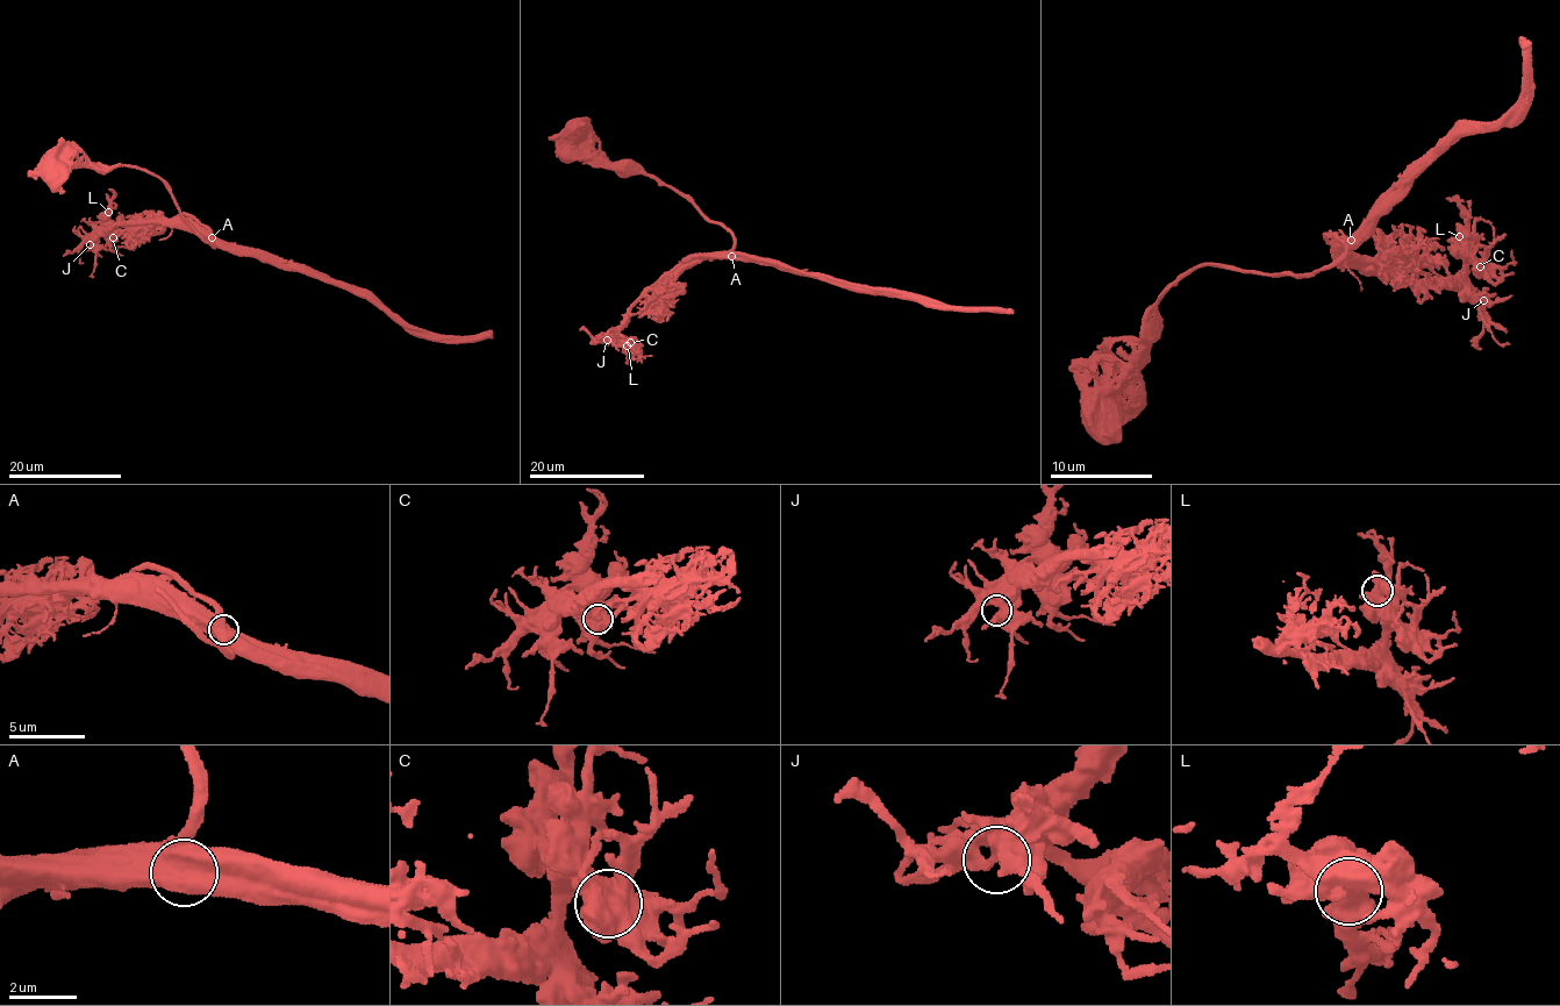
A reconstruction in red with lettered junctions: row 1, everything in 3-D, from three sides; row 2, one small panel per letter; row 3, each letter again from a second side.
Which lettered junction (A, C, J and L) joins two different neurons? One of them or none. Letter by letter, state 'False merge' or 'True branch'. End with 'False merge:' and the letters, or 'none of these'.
A: False merge
C: True branch
J: True branch
L: True branch
False merge: A

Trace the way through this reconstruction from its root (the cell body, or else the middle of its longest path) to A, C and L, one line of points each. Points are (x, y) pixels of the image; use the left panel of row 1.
A: (54, 173), (57, 176), (86, 165), (98, 170), (136, 166), (160, 179), (185, 220), (212, 247), (212, 237)
C: (54, 173), (86, 165), (144, 170), (214, 244), (177, 223), (100, 227), (113, 237)
L: (54, 173), (86, 165), (144, 170), (160, 179), (185, 220), (214, 245), (180, 223), (101, 228), (108, 212)

